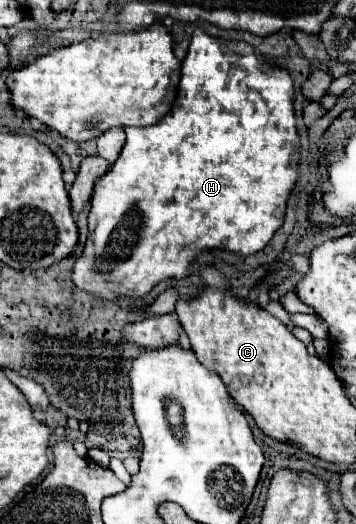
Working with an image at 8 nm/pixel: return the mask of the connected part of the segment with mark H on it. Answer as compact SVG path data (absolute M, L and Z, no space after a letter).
M196 29L192 35L192 43L188 49L186 59L182 61L182 77L178 85L178 95L176 95L176 105L164 119L156 121L152 127L128 127L126 129L126 143L116 159L116 163L110 167L108 173L104 173L94 187L92 201L90 201L90 215L88 215L88 241L84 247L84 253L80 259L74 263L72 269L72 281L76 281L76 287L90 291L98 299L104 301L114 301L120 297L146 297L154 285L166 279L184 279L188 277L186 265L194 263L194 255L198 251L210 251L210 249L224 249L230 253L238 255L252 255L256 251L262 251L276 229L284 221L284 211L286 211L286 199L290 195L290 189L296 183L298 169L288 169L290 167L290 157L294 149L300 143L298 131L296 131L296 117L292 109L292 95L294 95L294 83L292 77L286 69L266 65L266 71L260 71L260 61L254 55L254 49L248 43L242 41L218 41L210 35L206 35L202 29Z

